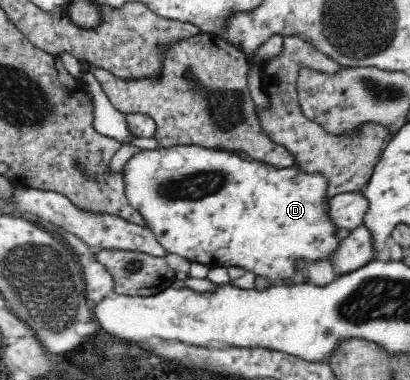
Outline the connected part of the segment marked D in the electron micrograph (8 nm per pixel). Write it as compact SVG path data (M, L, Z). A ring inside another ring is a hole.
M174 145L169 148L159 147L154 150L142 149L139 153L132 156L122 169L126 178L127 199L146 220L146 227L154 232L156 240L164 247L167 253L176 253L190 262L202 263L208 267L242 267L250 271L253 275L260 275L267 281L278 281L278 279L296 279L300 271L296 269L296 261L304 259L306 263L312 261L328 261L333 257L334 251L340 248L342 242L338 239L338 225L334 224L329 217L330 212L330 186L329 181L318 173L310 174L298 169L278 168L259 162L258 160L245 160L237 153L225 150L213 150L203 148L198 145Z

